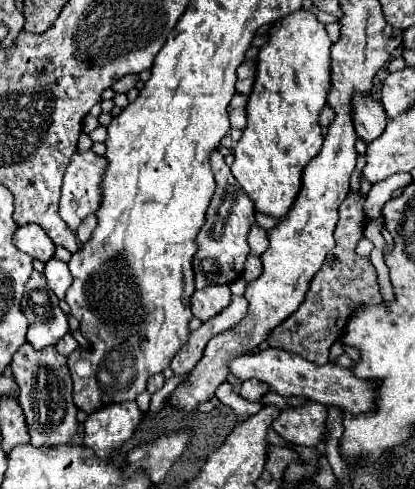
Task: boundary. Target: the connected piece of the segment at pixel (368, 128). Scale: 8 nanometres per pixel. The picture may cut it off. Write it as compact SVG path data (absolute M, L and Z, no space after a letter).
M355 96L353 104L353 116L355 116L355 130L363 142L377 140L385 126L387 126L387 114L379 102L375 102L371 96Z

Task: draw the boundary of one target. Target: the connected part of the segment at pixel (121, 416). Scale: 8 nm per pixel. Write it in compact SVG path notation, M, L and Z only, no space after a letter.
M119 402L107 404L89 414L85 420L85 446L95 450L99 458L109 458L111 452L129 440L135 432L135 426L141 418L137 402Z

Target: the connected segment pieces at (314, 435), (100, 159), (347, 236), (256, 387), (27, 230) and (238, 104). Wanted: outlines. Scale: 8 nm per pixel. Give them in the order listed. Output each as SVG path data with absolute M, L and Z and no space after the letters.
M307 402L305 406L283 410L273 422L273 430L293 444L315 448L323 442L325 420L327 420L327 406Z
M75 150L73 152L71 164L65 170L63 188L61 188L61 202L59 202L59 214L69 224L71 230L75 230L85 216L95 214L98 210L99 204L101 204L101 182L103 182L105 170L107 170L105 156L97 156L93 150L87 150L87 152Z
M351 192L345 202L339 208L339 222L335 230L335 248L327 254L325 264L311 280L309 292L305 296L305 302L297 312L293 312L283 324L273 328L267 336L267 342L271 348L283 348L285 352L297 354L313 364L327 364L329 360L329 348L335 340L339 340L345 334L347 322L361 306L379 306L381 294L377 290L377 274L369 258L363 258L355 252L357 242L363 238L365 230L365 212L363 212L365 196L361 192Z
M247 380L247 382L243 382L243 386L239 390L239 394L249 402L259 402L267 392L269 392L267 384L263 384L259 380Z
M27 224L27 226L17 228L17 232L13 236L13 244L19 250L27 252L31 258L37 258L41 262L47 262L55 254L53 240L35 224Z
M233 96L227 112L229 112L229 120L231 120L231 128L245 128L245 106L247 106L247 96Z

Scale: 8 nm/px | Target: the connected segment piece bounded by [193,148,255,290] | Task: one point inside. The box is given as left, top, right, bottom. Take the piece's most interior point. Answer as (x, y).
(222, 249)

